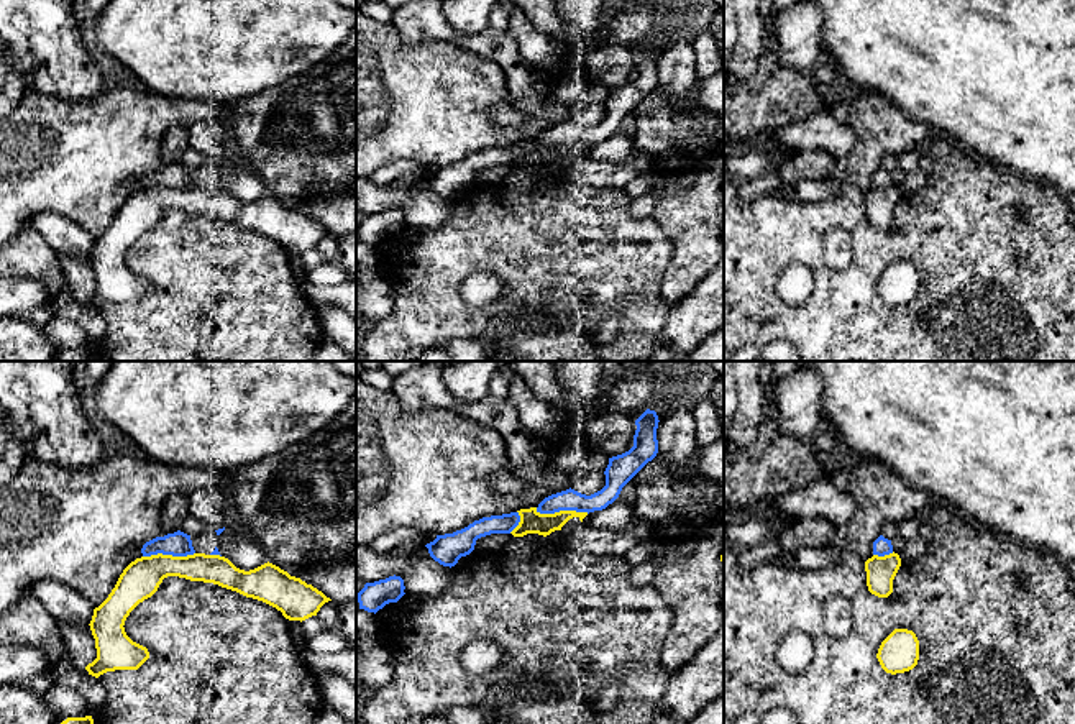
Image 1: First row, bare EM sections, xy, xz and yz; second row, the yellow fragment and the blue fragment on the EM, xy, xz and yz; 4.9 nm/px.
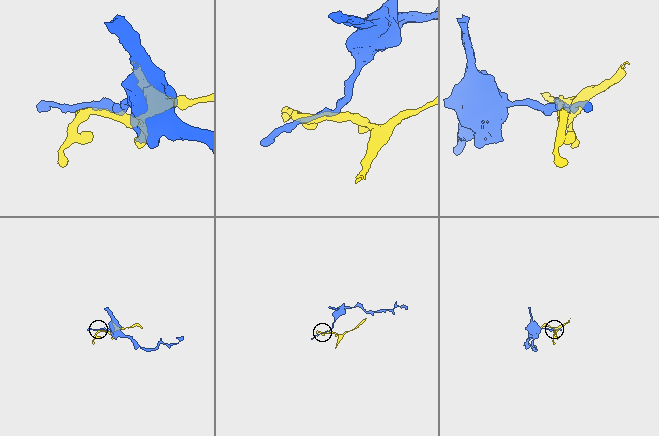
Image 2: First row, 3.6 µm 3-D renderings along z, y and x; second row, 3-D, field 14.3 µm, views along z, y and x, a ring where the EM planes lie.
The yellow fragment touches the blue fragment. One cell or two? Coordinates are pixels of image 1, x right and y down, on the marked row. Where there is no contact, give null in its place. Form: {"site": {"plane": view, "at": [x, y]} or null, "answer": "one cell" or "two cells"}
{"site": {"plane": "xz", "at": [562, 511]}, "answer": "two cells"}

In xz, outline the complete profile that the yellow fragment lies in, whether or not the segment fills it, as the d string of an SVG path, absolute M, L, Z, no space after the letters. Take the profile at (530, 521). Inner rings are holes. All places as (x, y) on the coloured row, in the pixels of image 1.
M537 507L520 509L517 511L520 516L519 525L510 532L514 537L524 537L527 534L550 535L555 530L561 530L561 527L573 517L578 517L581 522L588 516L588 512L576 511L560 511L555 514L540 514Z

